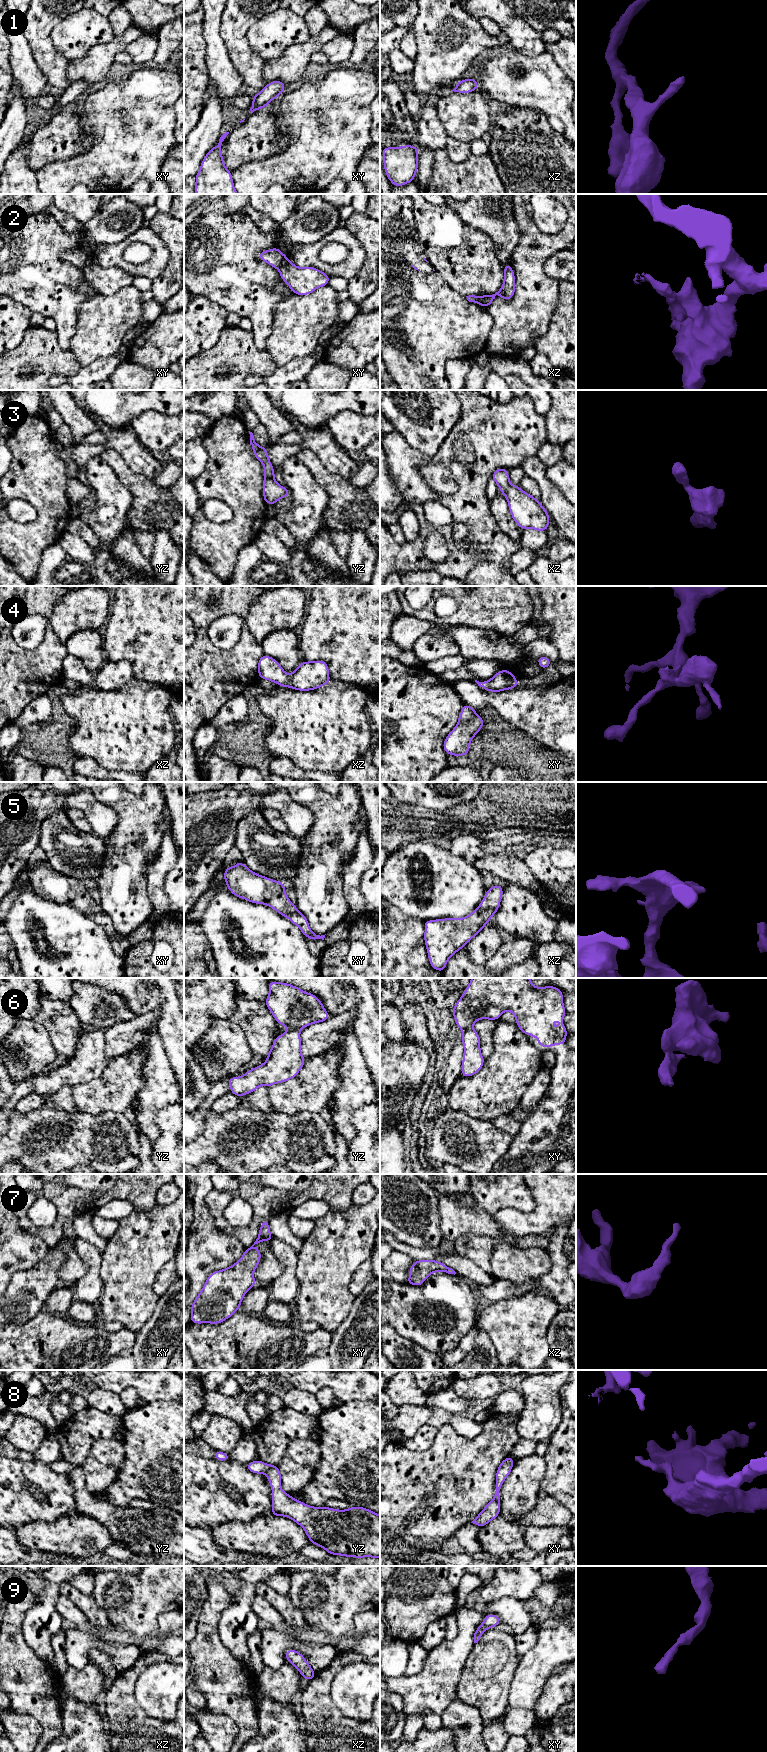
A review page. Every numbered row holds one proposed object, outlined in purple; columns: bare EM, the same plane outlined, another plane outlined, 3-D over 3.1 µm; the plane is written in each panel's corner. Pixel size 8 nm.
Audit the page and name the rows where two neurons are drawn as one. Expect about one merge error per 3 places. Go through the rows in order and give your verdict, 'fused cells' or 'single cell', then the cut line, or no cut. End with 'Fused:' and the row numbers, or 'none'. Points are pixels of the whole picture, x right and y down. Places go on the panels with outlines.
1: single cell; cut none
2: fused cells; cut xy (287, 259), (278, 269)
3: single cell; cut none
4: single cell; cut none
5: single cell; cut none
6: fused cells; cut yz (288, 1028), (299, 1030)
7: single cell; cut none
8: single cell; cut none
9: single cell; cut none
Fused: 2, 6

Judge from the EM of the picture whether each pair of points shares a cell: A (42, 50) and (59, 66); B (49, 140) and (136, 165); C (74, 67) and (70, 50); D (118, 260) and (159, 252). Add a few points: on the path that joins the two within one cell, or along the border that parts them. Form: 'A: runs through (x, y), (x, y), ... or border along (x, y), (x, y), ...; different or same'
A: runs through (46, 54), (55, 63); same
B: border along (94, 137), (93, 143), (85, 151), (64, 159); different
C: border along (92, 47), (81, 58), (70, 61); different
D: runs through (129, 268), (146, 268), (151, 263); same

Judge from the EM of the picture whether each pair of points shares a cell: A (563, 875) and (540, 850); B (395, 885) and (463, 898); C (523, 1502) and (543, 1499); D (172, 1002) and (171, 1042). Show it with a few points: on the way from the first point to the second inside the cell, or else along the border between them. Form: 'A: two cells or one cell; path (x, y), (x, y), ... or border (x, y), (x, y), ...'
A: one cell; path (555, 873), (540, 858)
B: one cell; path (408, 903), (421, 910), (445, 898)
C: two cells; border (540, 1488), (537, 1494), (536, 1506), (521, 1518)
D: one cell; path (171, 1012), (171, 1020), (168, 1023), (171, 1032)

